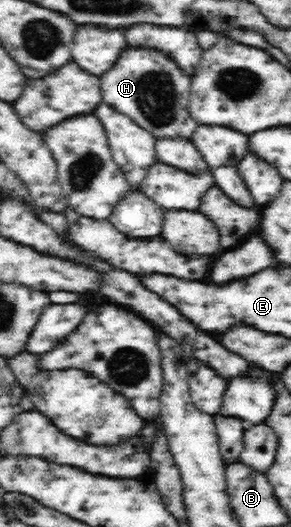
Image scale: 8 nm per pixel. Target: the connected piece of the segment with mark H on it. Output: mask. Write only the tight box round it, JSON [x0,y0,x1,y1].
[99,47,198,139]

